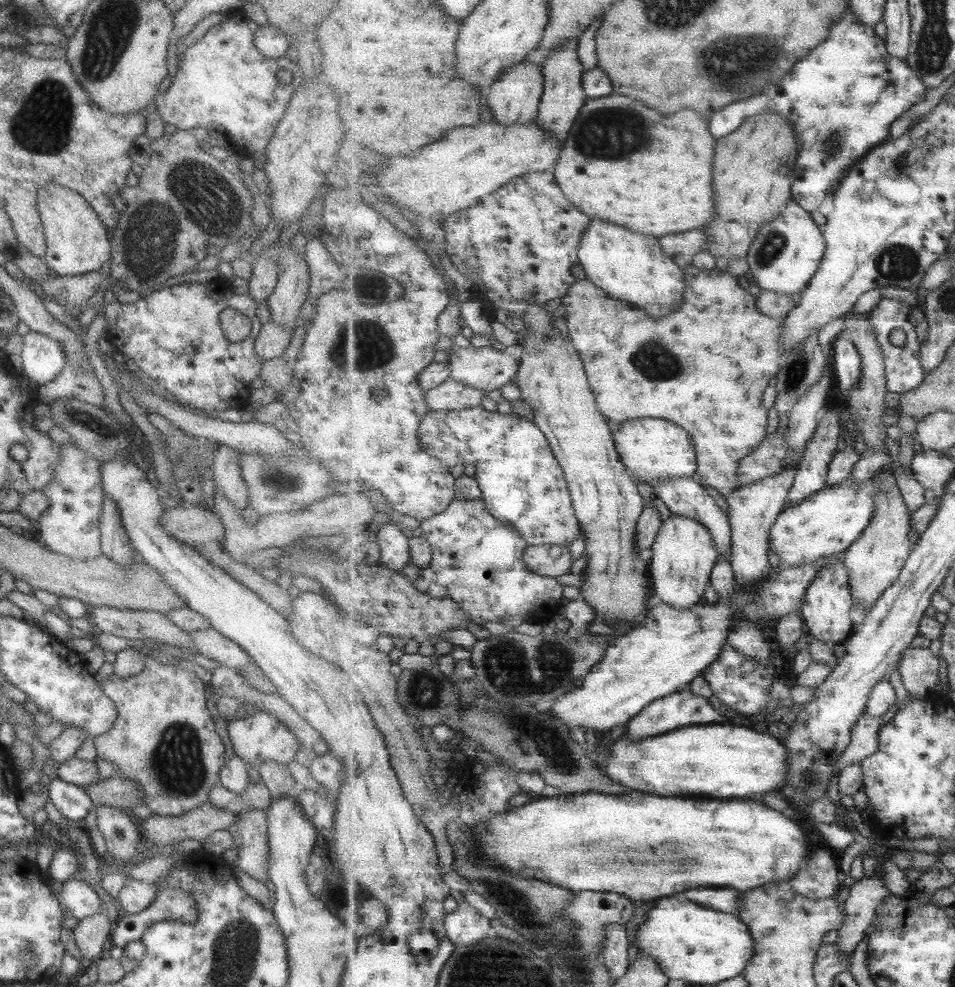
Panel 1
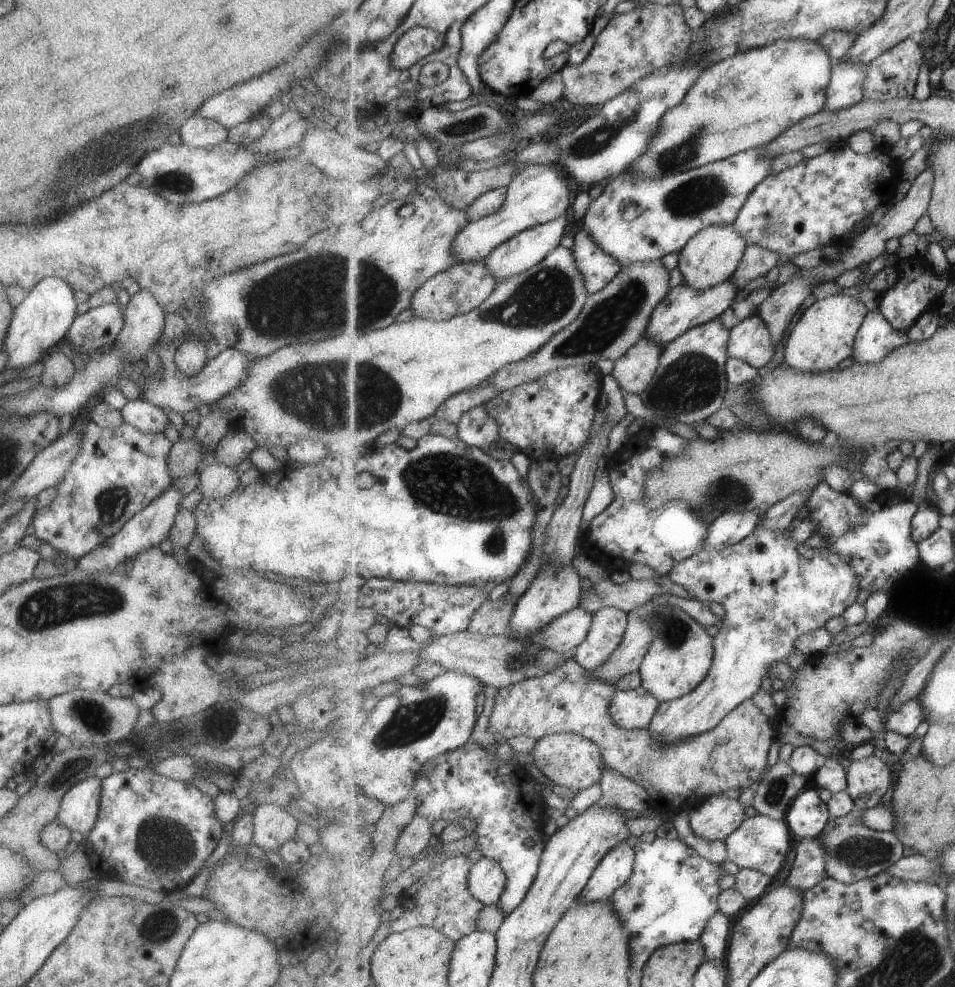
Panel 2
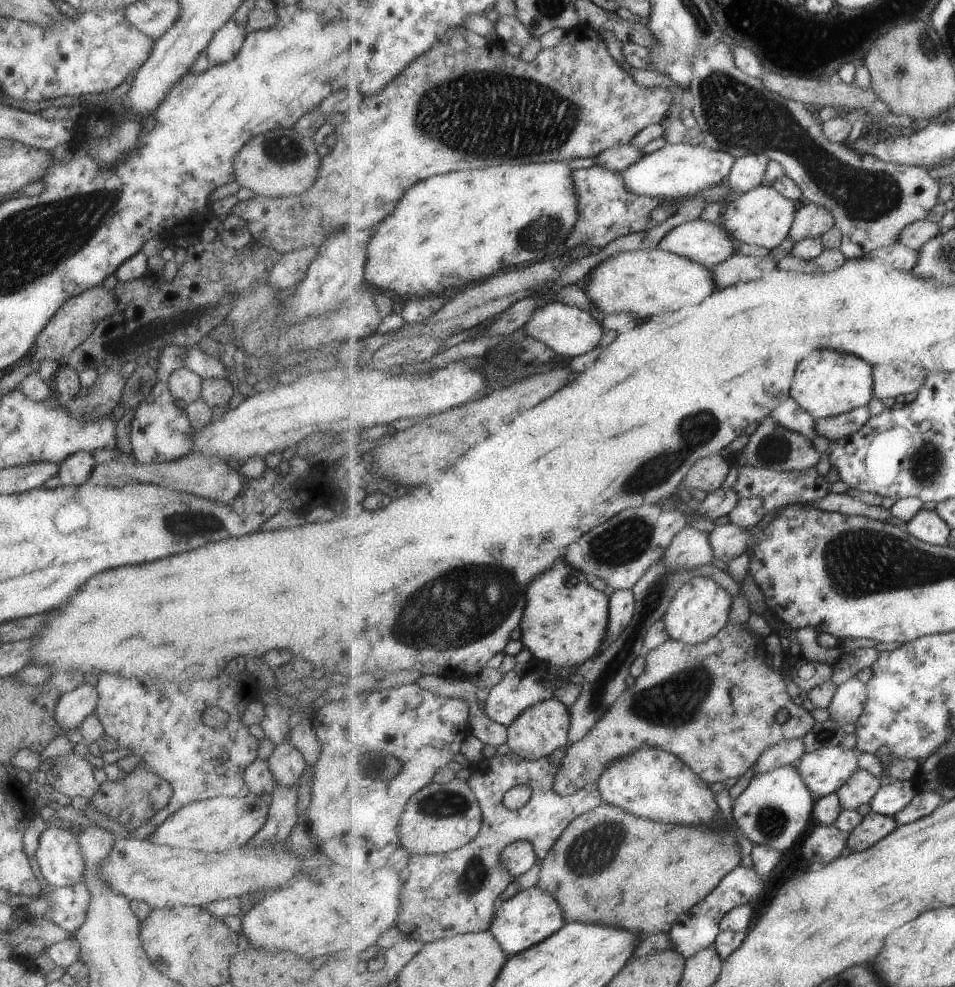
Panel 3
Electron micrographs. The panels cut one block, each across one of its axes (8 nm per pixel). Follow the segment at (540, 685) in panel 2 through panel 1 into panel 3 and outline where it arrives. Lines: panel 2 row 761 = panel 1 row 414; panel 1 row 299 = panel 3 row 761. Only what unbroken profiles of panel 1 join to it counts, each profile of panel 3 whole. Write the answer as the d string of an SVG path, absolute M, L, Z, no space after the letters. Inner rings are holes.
M727 624L717 636L713 636L713 638L710 638L707 642L702 642L701 644L690 645L670 638L665 644L653 648L653 650L646 651L644 655L648 662L645 672L641 676L638 676L635 679L635 683L617 698L617 702L615 702L615 704L609 708L609 712L591 728L591 732L587 732L587 736L583 736L581 740L578 740L574 745L567 748L565 754L561 756L559 772L557 772L554 780L554 790L557 794L561 796L572 795L579 792L579 790L583 790L589 782L598 782L599 778L603 776L603 772L605 772L615 760L625 758L625 756L631 756L631 754L635 754L637 750L641 750L641 748L645 748L645 746L666 750L671 754L675 754L675 756L679 756L679 758L685 760L696 773L699 773L699 776L703 776L703 780L709 783L720 781L723 784L730 784L733 780L743 776L747 770L754 767L765 750L769 750L771 746L775 746L775 744L779 744L779 742L783 742L783 740L804 738L804 736L809 733L809 730L816 724L813 714L805 710L801 705L795 704L793 697L789 696L787 684L790 678L786 676L784 670L776 671L771 667L764 638L757 633L749 632L749 628L747 627L742 627L737 624ZM783 708L788 712L788 719L785 723L781 724L781 722L777 722L777 712L783 710Z

